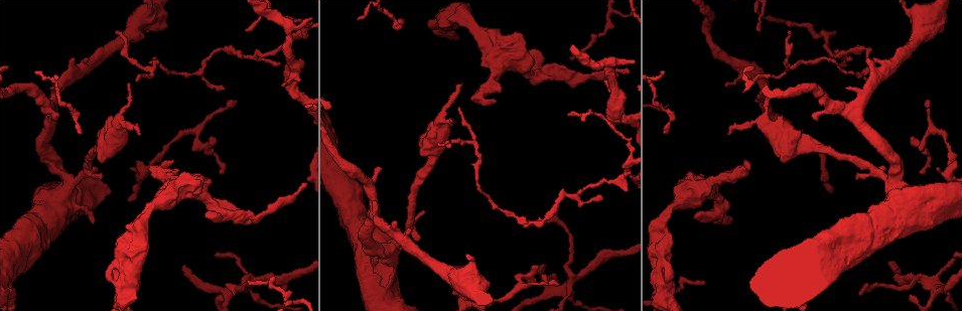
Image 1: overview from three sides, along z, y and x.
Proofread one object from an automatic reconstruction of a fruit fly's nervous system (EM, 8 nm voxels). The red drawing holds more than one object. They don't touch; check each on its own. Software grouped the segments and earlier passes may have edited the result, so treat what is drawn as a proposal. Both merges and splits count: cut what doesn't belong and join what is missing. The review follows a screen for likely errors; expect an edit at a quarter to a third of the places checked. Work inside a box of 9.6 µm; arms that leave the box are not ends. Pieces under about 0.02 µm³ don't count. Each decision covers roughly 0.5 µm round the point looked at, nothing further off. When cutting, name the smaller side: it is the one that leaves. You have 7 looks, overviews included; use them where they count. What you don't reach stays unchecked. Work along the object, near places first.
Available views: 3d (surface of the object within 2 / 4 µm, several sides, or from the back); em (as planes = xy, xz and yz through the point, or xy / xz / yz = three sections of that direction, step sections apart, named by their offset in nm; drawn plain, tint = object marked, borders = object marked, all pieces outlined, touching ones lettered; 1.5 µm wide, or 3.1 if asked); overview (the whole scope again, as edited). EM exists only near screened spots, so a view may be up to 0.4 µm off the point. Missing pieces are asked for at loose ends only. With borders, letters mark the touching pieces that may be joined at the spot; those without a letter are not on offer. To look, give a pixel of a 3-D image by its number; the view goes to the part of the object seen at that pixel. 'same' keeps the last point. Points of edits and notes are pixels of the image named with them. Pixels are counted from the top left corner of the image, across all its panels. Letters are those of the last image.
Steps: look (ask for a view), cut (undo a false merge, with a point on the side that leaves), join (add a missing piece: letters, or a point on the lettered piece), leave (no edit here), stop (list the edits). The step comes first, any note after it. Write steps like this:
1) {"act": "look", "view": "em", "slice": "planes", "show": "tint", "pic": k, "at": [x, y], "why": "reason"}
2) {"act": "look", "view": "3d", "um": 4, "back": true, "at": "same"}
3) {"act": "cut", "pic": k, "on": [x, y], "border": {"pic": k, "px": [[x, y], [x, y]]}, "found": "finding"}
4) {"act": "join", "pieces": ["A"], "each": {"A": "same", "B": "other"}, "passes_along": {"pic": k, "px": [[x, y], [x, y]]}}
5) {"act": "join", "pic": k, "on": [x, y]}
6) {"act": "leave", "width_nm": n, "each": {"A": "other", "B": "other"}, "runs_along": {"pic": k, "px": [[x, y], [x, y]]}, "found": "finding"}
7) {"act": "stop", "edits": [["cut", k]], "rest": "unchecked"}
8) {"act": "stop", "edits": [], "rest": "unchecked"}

{"act": "look", "view": "em", "slice": "planes", "show": "plain", "pic": 1, "at": [278, 64], "why": "tapers out"}

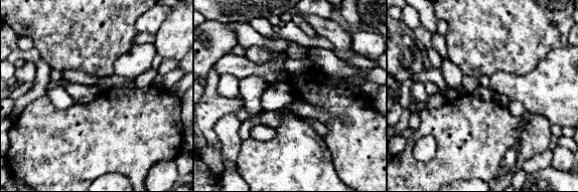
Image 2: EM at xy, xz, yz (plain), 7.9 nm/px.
{"act": "look", "view": "em", "slice": "planes", "show": "tint", "at": "same"}

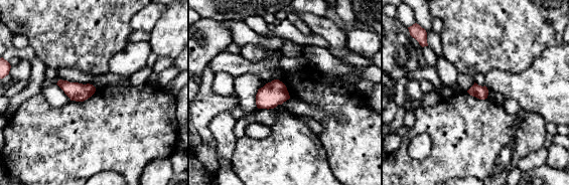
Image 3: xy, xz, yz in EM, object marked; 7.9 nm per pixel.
{"act": "look", "view": "em", "slice": "planes", "show": "borders", "at": "same"}

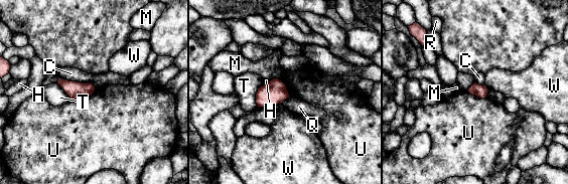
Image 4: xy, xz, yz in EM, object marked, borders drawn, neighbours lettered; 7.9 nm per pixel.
{"act": "leave", "longest_contact_nm": ["C", 260], "each": {"C": "other", "H": "other", "M": "other", "Q": "other", "R": "other", "T": "other", "U": "other", "W": "other"}, "border": {"pic": 4, "px": [[96, 88], [83, 100], [70, 100]]}, "found": "none of them fits"}

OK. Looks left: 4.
{"act": "look", "view": "3d", "um": 2, "pic": 1, "at": [497, 101], "why": "branch stops here"}

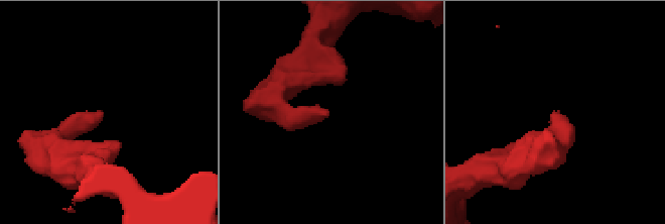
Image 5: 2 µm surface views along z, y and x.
{"act": "look", "view": "em", "slice": "planes", "show": "plain", "pic": 5, "at": [327, 115], "why": "shape alone is not enough"}

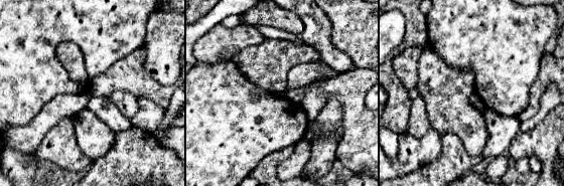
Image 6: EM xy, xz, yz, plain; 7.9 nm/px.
{"act": "look", "view": "em", "slice": "planes", "show": "borders", "at": "same"}

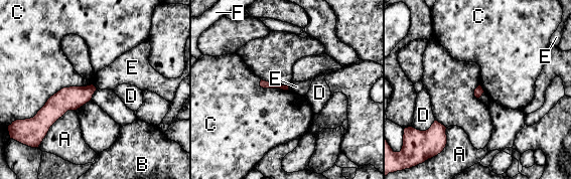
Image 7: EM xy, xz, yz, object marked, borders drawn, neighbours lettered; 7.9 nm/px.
{"act": "leave", "longest_contact_nm": ["C", 550], "each": {"A": "other", "B": "other", "C": "other", "D": "other", "E": "other", "F": "other"}, "border": {"pic": 7, "px": [[288, 85], [289, 90]]}, "found": "no lettered piece goes on from it"}

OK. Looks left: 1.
{"act": "stop", "edits": [], "rest": "unchecked"}

